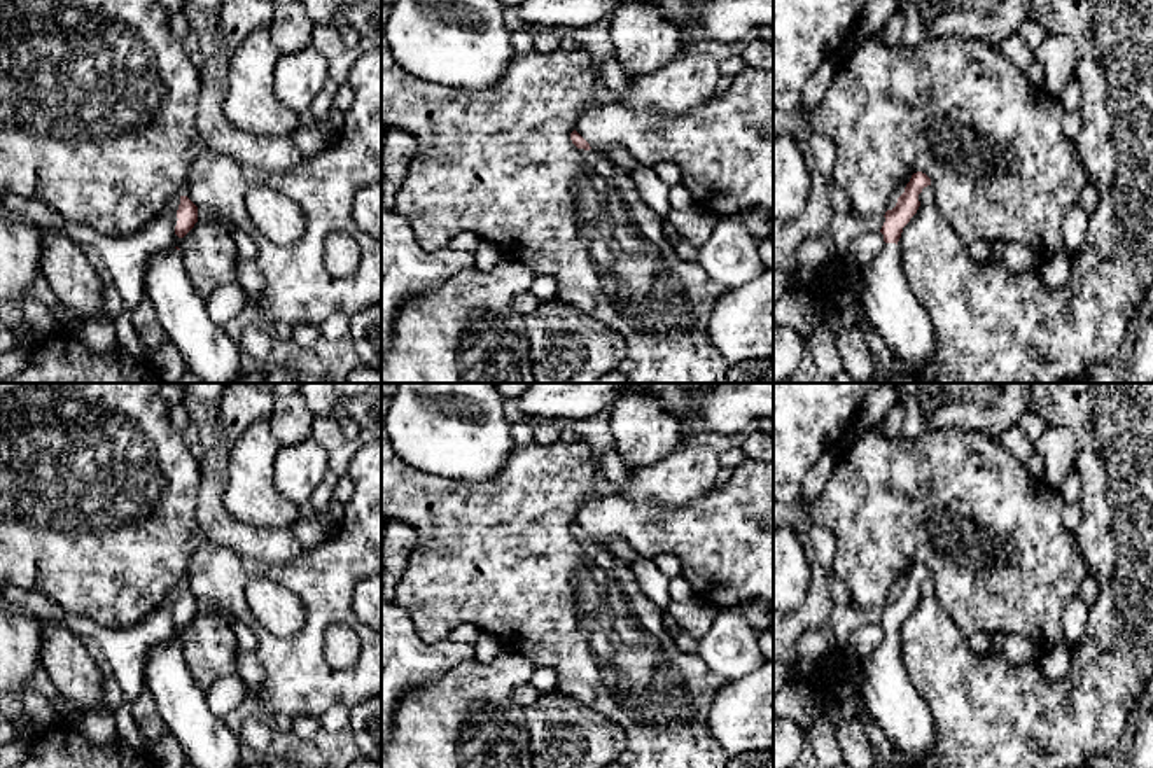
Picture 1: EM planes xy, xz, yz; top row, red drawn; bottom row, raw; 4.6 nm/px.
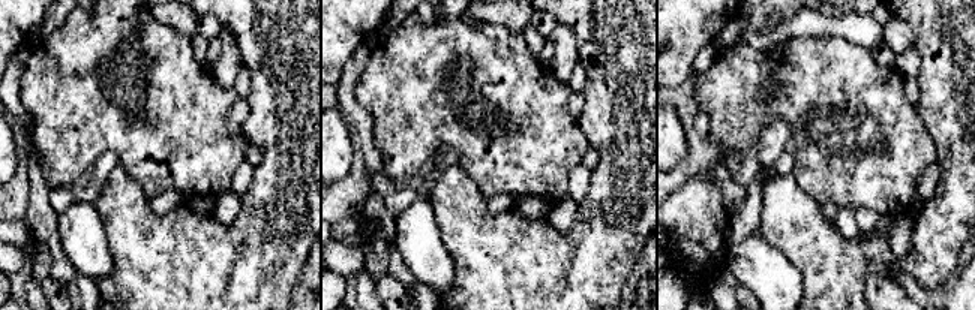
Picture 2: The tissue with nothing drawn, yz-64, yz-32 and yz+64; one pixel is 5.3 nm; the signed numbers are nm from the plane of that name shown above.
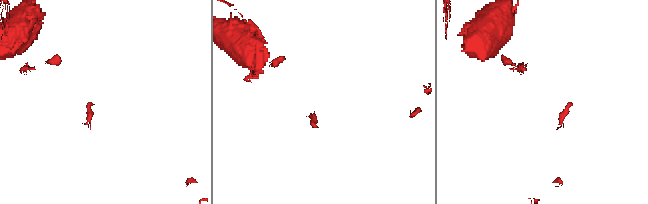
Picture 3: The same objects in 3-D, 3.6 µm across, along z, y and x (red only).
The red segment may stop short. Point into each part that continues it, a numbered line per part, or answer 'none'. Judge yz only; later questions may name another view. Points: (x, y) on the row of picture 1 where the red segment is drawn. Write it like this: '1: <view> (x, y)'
1: yz (889, 307)

